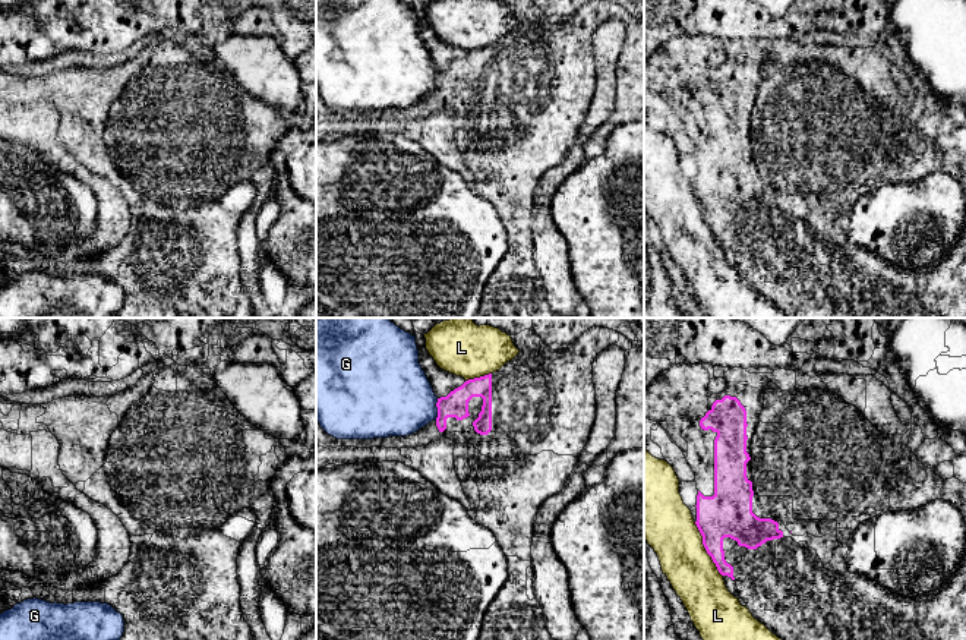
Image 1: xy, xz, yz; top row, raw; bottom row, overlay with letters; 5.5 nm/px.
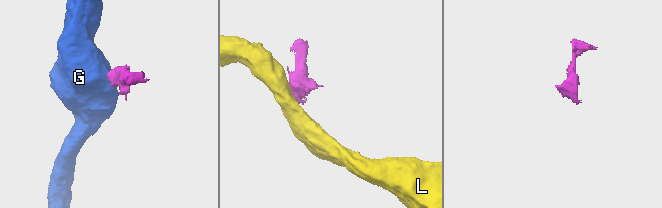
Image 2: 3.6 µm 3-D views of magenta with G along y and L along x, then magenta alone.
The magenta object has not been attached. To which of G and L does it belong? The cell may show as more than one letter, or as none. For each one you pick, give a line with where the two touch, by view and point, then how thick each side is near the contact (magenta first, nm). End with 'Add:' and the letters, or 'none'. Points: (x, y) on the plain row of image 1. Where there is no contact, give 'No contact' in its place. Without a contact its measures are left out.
Add: none

